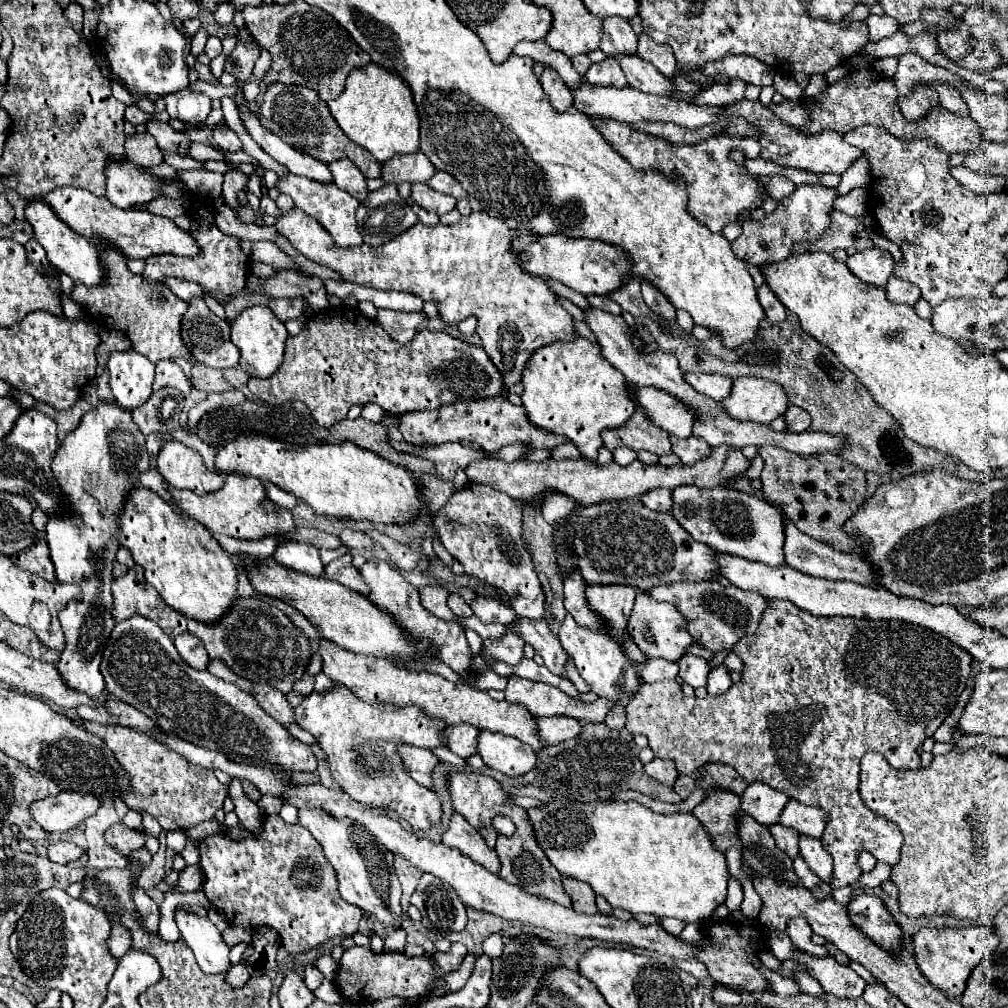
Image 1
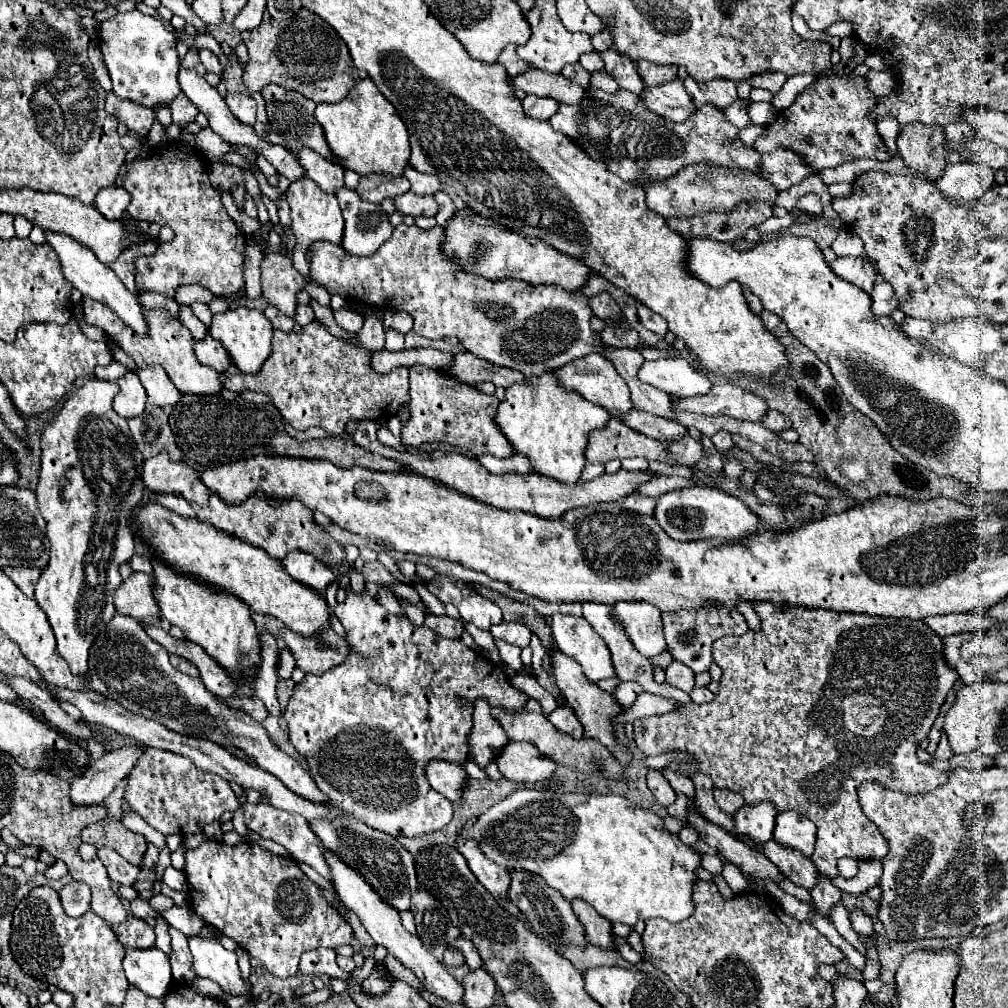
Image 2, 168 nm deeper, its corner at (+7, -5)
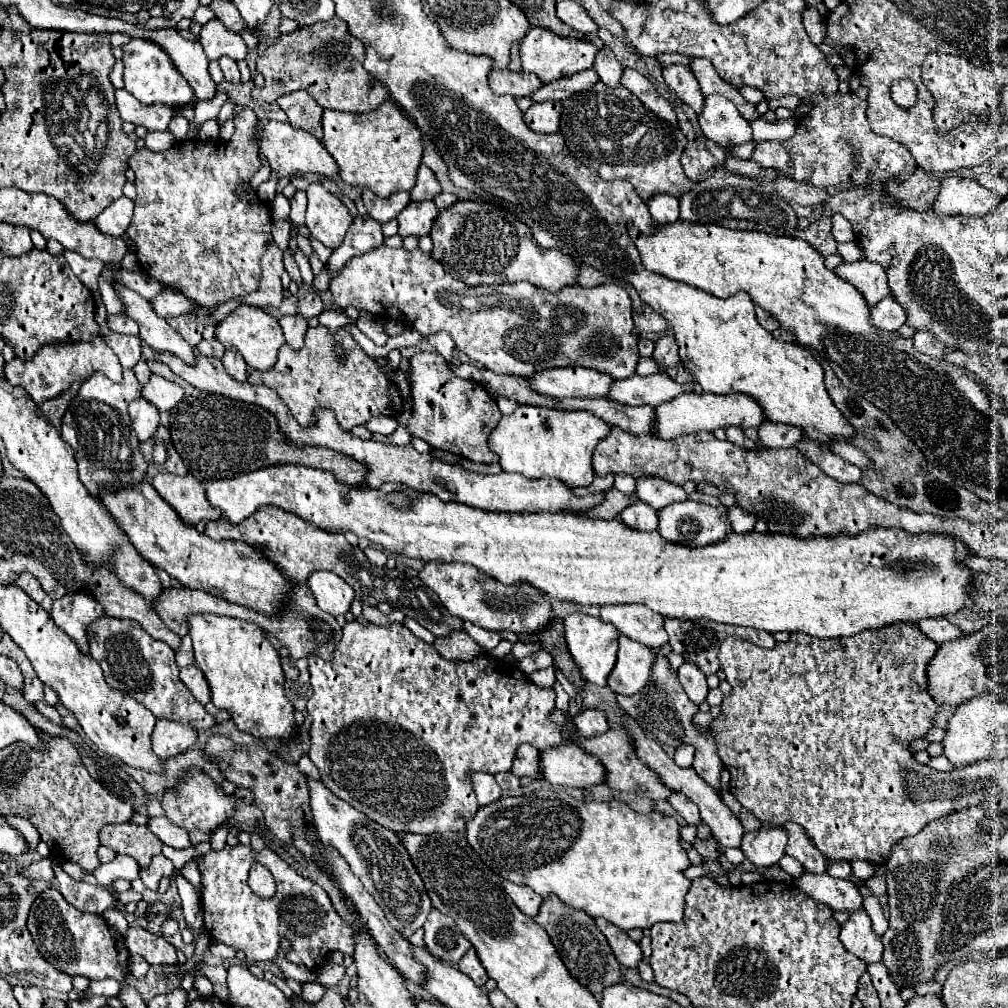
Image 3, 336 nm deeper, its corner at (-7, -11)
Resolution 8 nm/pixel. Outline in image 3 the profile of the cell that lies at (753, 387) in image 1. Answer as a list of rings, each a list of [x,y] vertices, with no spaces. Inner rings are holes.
[[[690,392],[690,394],[676,396],[674,400],[658,404],[654,408],[652,434],[660,440],[672,440],[682,434],[694,434],[700,430],[714,432],[716,428],[728,428],[728,426],[742,426],[742,428],[754,426],[754,428],[758,428],[762,422],[764,422],[764,412],[762,412],[762,408],[758,408],[758,404],[754,400],[750,400],[750,396],[744,396],[744,394],[714,396],[714,394],[706,394],[706,392],[702,392],[702,394]]]

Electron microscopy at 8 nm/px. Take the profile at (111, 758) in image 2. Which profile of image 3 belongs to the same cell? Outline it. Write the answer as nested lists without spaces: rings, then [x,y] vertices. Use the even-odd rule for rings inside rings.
[[[158,720],[152,736],[154,736],[154,752],[164,760],[190,750],[198,740],[198,732],[194,728],[170,720]]]

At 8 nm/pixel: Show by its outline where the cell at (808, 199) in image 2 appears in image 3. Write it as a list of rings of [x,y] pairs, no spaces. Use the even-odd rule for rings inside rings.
[[[834,214],[832,216],[832,236],[838,244],[844,244],[844,242],[854,242],[856,236],[850,228],[850,222],[846,222],[846,218],[842,218],[840,214]]]

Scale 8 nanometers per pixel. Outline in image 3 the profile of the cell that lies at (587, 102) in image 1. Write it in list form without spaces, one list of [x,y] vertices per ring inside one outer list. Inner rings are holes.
[[[492,68],[490,72],[490,80],[488,80],[490,88],[494,94],[510,94],[514,98],[520,96],[528,96],[530,92],[538,90],[542,84],[534,74],[528,74],[524,70],[520,72],[512,72],[512,70],[500,70],[500,68]]]

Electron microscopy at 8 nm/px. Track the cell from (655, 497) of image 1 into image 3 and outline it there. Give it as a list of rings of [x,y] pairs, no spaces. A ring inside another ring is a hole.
[[[634,502],[628,508],[622,510],[622,514],[618,516],[628,528],[634,530],[642,530],[642,532],[654,532],[658,528],[658,514],[654,508],[650,508],[644,502]]]

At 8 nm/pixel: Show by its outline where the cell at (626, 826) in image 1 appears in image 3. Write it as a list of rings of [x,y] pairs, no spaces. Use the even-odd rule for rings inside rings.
[[[542,788],[542,790],[536,790],[536,792],[524,794],[524,796],[516,796],[516,798],[500,798],[500,800],[496,800],[496,802],[492,802],[492,804],[480,806],[480,808],[478,808],[478,812],[474,814],[474,818],[466,824],[466,838],[468,838],[470,846],[478,852],[478,856],[484,860],[484,864],[486,864],[488,868],[492,868],[496,874],[500,874],[502,878],[506,878],[506,880],[510,880],[510,882],[514,882],[514,884],[528,886],[528,888],[532,888],[536,894],[540,894],[542,898],[548,898],[550,894],[554,894],[554,896],[558,896],[558,898],[562,900],[562,904],[568,904],[568,906],[578,908],[578,910],[584,910],[584,912],[588,912],[588,916],[592,916],[592,918],[606,918],[608,922],[616,924],[616,926],[618,926],[618,928],[622,928],[624,932],[628,932],[630,928],[642,928],[642,930],[644,930],[644,928],[652,928],[656,922],[680,922],[680,920],[682,920],[682,914],[684,914],[684,896],[686,896],[686,892],[688,892],[688,888],[690,888],[690,880],[682,874],[682,870],[684,870],[686,866],[690,866],[690,860],[686,858],[686,852],[684,852],[684,848],[680,846],[680,826],[678,826],[678,822],[676,822],[672,816],[664,816],[664,814],[658,814],[658,812],[638,814],[638,812],[630,810],[630,806],[628,806],[628,804],[624,804],[624,802],[620,802],[620,800],[612,800],[612,802],[584,802],[584,800],[576,800],[574,796],[566,794],[566,790],[550,790],[550,788]],[[570,828],[572,828],[572,834],[574,834],[574,830],[578,828],[578,834],[576,834],[576,836],[570,840],[570,844],[568,844],[568,830],[570,830]]]

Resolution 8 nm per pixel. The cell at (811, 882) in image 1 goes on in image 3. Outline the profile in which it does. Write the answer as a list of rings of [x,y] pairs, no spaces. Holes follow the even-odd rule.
[[[935,981],[920,984],[918,987],[911,989],[920,996],[942,994],[942,985]]]

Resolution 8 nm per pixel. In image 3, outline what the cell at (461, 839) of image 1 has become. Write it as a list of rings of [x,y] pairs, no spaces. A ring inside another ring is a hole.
[[[504,882],[504,890],[506,894],[512,898],[512,902],[526,914],[526,916],[536,916],[538,910],[540,910],[540,904],[542,904],[542,896],[538,896],[534,890],[526,888],[526,886],[518,886],[518,884],[512,884],[512,882]]]

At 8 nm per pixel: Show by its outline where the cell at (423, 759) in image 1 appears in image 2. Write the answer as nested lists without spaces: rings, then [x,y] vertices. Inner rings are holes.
[[[432,760],[424,768],[424,774],[428,778],[428,784],[438,792],[444,794],[450,802],[456,802],[460,798],[460,790],[466,782],[466,772],[460,764],[444,762],[444,760]]]

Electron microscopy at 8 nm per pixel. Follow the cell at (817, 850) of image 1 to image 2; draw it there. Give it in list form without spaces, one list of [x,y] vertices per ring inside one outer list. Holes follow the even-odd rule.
[[[820,874],[820,882],[814,886],[814,890],[810,892],[812,900],[816,902],[818,910],[828,916],[828,910],[832,904],[840,902],[840,890],[832,884],[832,880],[826,874]]]

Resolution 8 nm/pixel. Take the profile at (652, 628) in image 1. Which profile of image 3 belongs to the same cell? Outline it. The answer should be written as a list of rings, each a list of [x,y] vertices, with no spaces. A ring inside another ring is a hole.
[[[602,606],[600,618],[614,624],[622,634],[648,648],[662,648],[664,644],[668,644],[668,634],[662,624],[664,618],[646,606]]]

